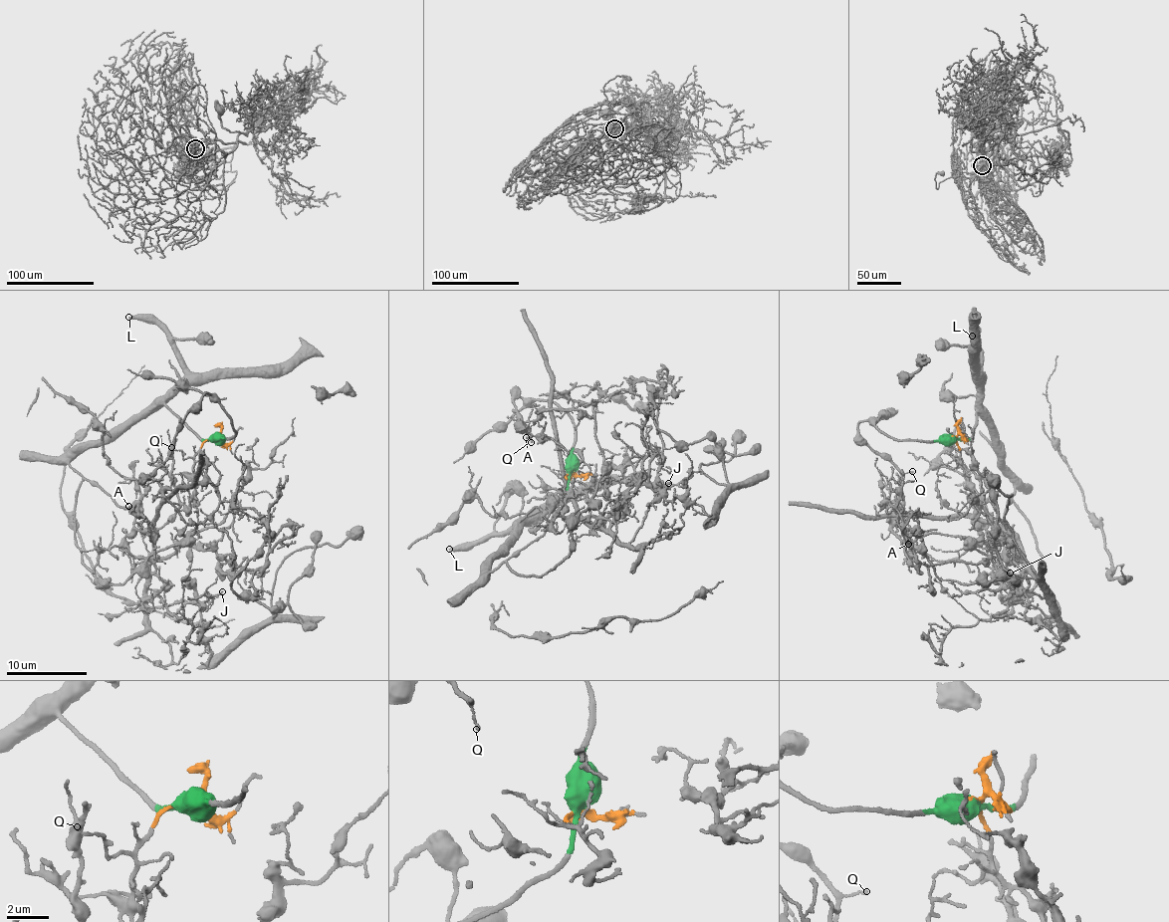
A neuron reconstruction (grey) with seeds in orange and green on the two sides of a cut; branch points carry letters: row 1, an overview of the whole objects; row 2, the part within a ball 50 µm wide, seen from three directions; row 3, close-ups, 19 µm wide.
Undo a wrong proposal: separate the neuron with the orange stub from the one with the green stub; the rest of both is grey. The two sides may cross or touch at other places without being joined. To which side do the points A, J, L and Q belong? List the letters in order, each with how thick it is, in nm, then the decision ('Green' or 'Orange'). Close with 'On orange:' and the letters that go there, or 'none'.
A: Thickness 140 nm. Orange
J: Thickness 120 nm. Orange
L: Thickness 340 nm. Green
Q: Thickness 120 nm. Green
On orange: A, J

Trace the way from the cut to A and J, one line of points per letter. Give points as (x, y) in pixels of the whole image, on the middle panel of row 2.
A: (574, 470), (566, 480), (593, 486), (598, 526), (565, 516), (575, 468), (566, 449), (526, 437)
J: (574, 470), (566, 480), (583, 492), (593, 486), (586, 497), (588, 520), (627, 543), (668, 483)

